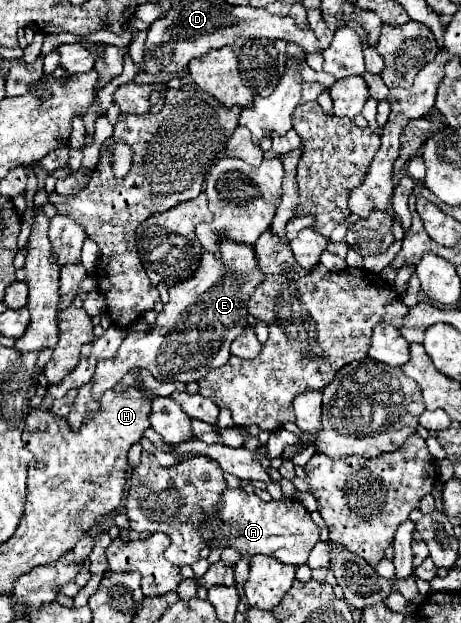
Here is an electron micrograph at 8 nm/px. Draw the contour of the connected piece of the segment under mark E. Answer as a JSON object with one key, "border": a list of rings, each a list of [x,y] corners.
{"border":[[[224,238],[220,242],[220,258],[202,250],[198,270],[192,278],[168,288],[170,300],[164,304],[156,322],[144,332],[130,330],[116,356],[98,362],[92,378],[92,396],[100,400],[132,368],[146,368],[160,382],[196,382],[208,370],[224,366],[230,358],[232,340],[242,336],[248,326],[248,302],[262,280],[264,272],[258,270],[254,246]]]}

